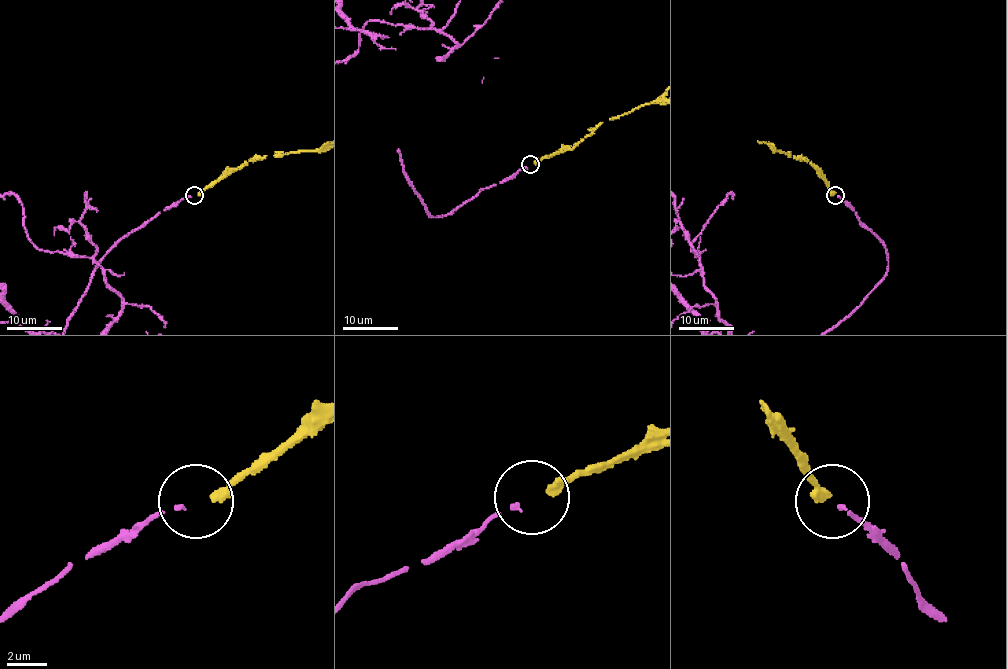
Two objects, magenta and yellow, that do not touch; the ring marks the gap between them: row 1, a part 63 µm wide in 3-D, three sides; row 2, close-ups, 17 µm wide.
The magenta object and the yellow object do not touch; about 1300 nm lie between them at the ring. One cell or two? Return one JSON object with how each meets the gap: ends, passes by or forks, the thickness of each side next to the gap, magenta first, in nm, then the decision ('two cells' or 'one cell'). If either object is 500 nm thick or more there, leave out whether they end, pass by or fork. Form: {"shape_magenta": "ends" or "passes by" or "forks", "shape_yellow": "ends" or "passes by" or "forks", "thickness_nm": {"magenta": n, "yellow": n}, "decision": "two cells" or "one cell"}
{"shape_magenta": "ends", "shape_yellow": "ends", "thickness_nm": {"magenta": 200, "yellow": 460}, "decision": "one cell"}

